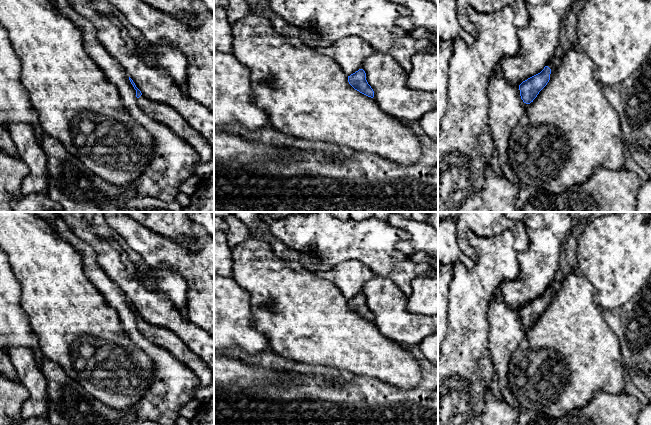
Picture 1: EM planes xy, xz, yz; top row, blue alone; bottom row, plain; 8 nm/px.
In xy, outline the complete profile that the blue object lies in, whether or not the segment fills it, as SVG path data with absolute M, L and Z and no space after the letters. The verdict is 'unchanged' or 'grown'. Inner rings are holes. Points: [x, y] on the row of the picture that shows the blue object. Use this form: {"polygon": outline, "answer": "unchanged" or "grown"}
{"polygon": "M130 77L129 80L136 90L139 107L155 121L164 124L174 134L190 144L199 155L197 165L206 163L213 158L213 150L207 140L198 131L194 130L175 109L163 103L147 99Z", "answer": "grown"}

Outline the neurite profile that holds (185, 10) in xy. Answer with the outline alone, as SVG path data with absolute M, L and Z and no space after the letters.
M150 0L150 5L185 23L196 22L196 6L193 0Z

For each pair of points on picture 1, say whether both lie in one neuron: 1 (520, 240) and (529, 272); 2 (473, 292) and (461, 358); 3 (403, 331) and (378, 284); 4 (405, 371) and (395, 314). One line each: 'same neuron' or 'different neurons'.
1: different neurons
2: same neuron
3: same neuron
4: different neurons

